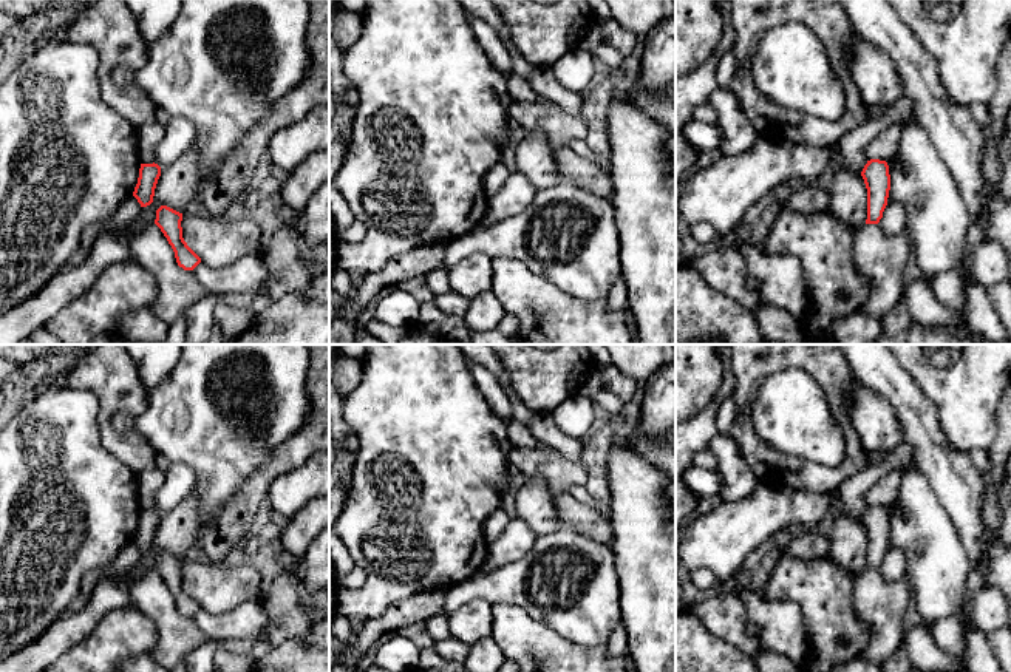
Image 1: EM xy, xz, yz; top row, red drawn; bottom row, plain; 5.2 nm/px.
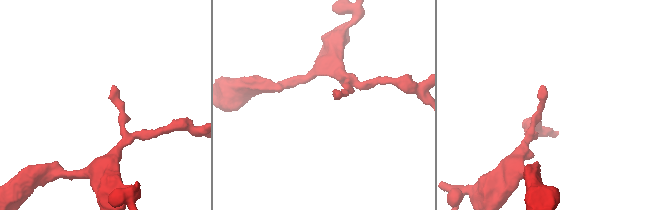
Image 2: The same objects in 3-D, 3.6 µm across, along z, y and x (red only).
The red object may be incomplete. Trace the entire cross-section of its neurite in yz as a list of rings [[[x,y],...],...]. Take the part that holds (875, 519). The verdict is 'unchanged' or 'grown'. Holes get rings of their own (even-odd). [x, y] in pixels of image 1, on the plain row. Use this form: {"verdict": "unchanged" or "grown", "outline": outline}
{"verdict": "unchanged", "outline": [[[870,505],[864,511],[861,522],[867,535],[866,570],[878,570],[887,552],[890,536],[889,511],[886,507]]]}

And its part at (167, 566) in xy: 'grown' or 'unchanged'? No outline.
unchanged

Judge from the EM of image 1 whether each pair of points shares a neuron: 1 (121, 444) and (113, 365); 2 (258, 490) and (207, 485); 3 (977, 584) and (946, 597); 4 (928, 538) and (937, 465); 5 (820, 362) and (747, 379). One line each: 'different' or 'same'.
1: same
2: different
3: different
4: different
5: same

